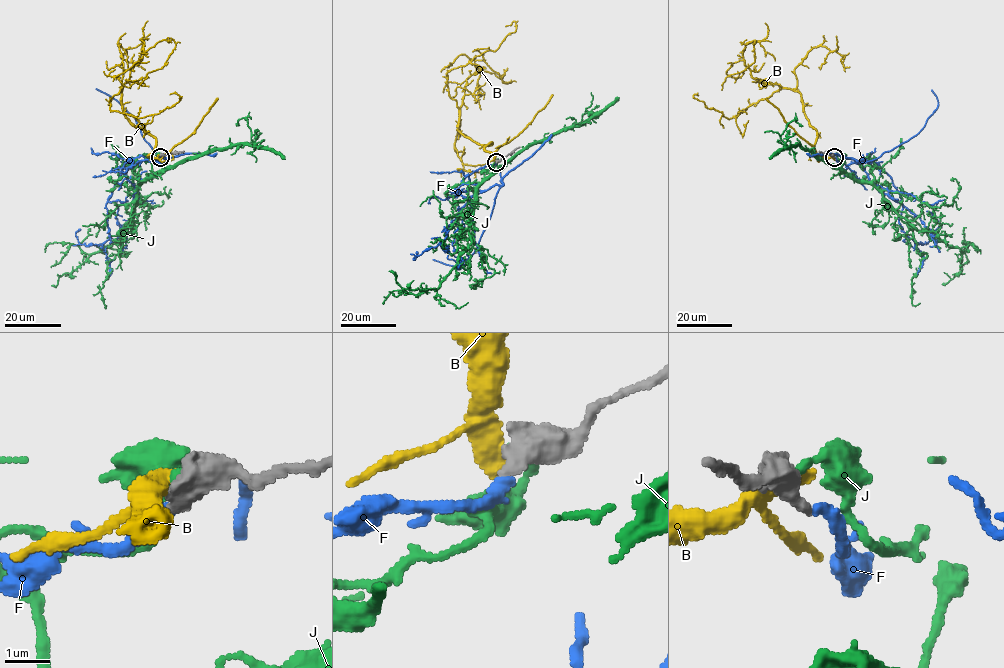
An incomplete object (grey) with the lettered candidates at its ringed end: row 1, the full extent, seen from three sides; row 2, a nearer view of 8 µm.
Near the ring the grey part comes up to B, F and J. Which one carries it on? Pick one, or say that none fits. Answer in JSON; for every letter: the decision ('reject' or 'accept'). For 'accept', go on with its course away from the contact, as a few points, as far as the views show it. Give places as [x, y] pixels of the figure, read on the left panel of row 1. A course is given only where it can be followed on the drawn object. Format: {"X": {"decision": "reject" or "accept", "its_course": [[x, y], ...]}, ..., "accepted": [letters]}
{"B": {"decision": "reject"}, "F": {"decision": "accept", "its_course": [[159, 157], [132, 164], [141, 156], [122, 170], [108, 199], [123, 203], [115, 217], [120, 231], [130, 212]]}, "J": {"decision": "reject"}, "accepted": ["F"]}

